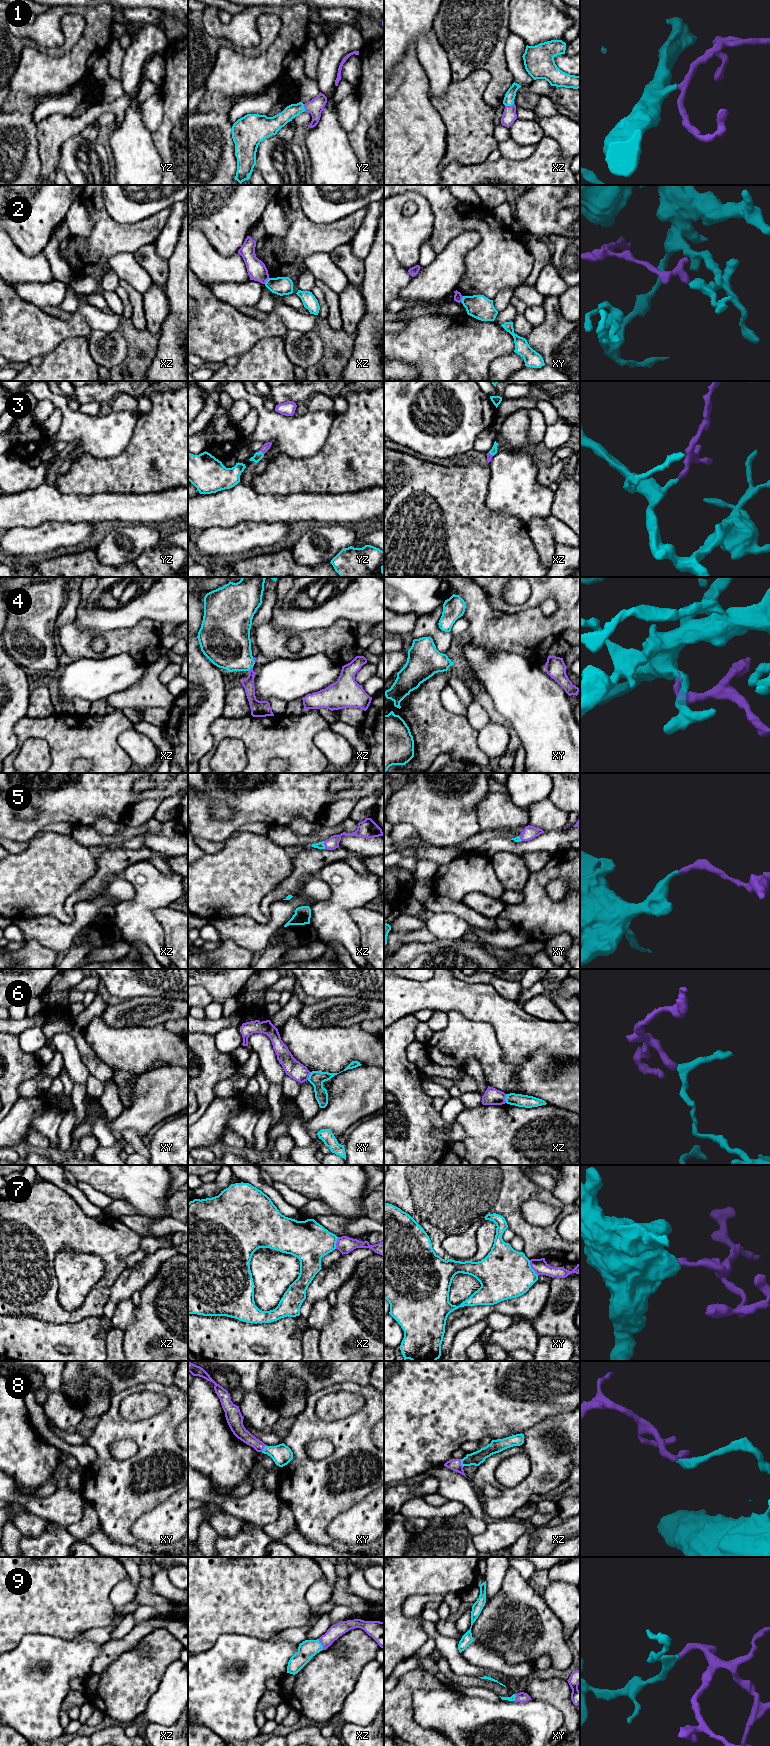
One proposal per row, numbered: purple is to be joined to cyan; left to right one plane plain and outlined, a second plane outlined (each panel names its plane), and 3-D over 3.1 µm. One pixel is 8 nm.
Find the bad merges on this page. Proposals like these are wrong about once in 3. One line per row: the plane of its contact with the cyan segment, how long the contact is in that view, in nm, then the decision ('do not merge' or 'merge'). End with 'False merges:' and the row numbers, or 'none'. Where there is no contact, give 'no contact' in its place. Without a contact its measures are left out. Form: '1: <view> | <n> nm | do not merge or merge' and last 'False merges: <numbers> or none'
1: xz | 80 nm | merge
2: xz | 60 nm | do not merge
3: yz | 50 nm | merge
4: xz | 60 nm | merge
5: xz | 70 nm | merge
6: xz | 70 nm | do not merge
7: xy | 150 nm | do not merge
8: xz | 70 nm | merge
9: xz | 100 nm | merge
False merges: 2, 6, 7

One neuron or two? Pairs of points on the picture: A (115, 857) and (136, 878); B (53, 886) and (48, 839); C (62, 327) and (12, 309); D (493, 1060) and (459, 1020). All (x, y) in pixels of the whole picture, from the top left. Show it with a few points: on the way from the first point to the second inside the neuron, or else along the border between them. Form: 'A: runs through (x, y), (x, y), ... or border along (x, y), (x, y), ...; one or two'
A: border along (148, 859), (133, 862), (120, 874); two
B: runs through (50, 874), (49, 851); one
C: runs through (50, 327), (36, 327), (24, 319); one
D: runs through (485, 1050), (465, 1030); one

